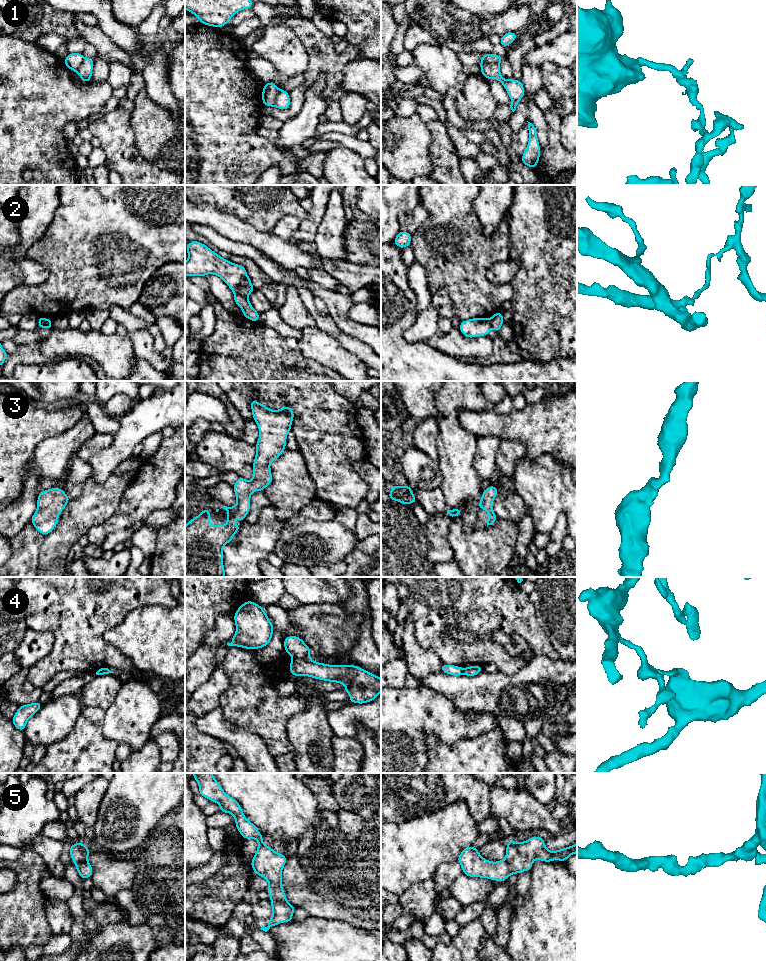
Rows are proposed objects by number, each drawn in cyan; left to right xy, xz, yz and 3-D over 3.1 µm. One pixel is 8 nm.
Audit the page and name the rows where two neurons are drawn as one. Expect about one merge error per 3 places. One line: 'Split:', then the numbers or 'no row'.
Split: 1, 2, 4

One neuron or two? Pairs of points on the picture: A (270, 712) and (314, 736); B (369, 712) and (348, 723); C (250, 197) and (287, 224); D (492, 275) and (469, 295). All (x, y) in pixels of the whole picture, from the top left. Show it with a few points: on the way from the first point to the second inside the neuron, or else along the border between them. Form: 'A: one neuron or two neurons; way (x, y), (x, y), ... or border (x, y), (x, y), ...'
A: two neurons; border (306, 707), (288, 721), (287, 738), (292, 745)
B: one neuron; way (364, 714), (357, 714), (353, 718)
C: two neurons; border (301, 220), (291, 215), (285, 215), (272, 230)
D: two neurons; border (487, 269), (490, 281), (509, 284)

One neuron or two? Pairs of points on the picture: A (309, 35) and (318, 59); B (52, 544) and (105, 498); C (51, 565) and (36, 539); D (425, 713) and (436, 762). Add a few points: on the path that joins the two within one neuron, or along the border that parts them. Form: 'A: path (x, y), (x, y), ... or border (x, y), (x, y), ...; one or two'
A: path (315, 41), (318, 53); one
B: path (65, 533), (92, 507); one
C: border (45, 536), (40, 547), (39, 564), (37, 566); two
D: border (452, 742), (429, 735), (424, 741), (427, 757); two

